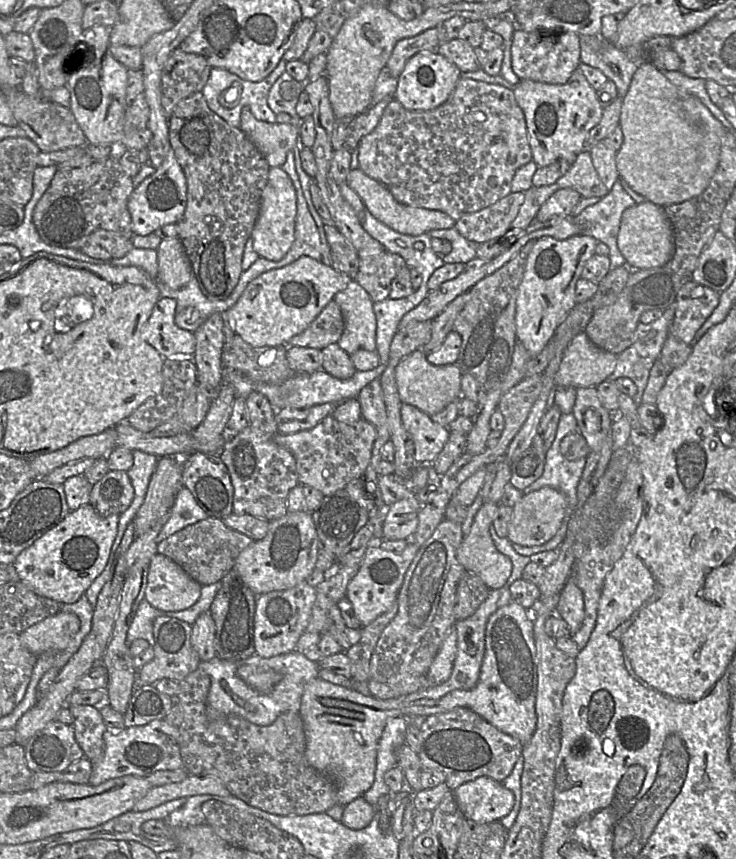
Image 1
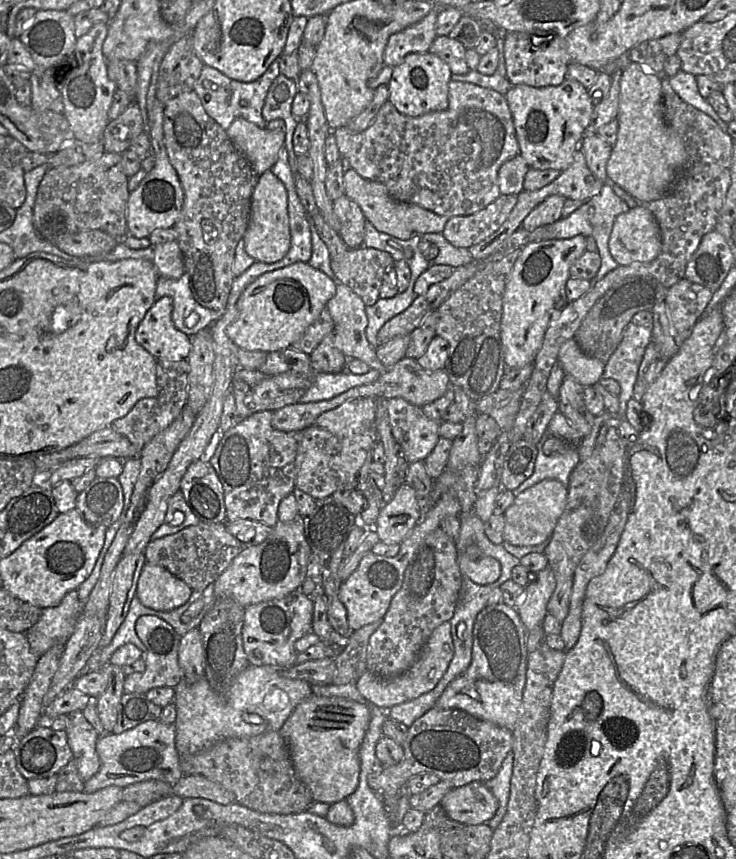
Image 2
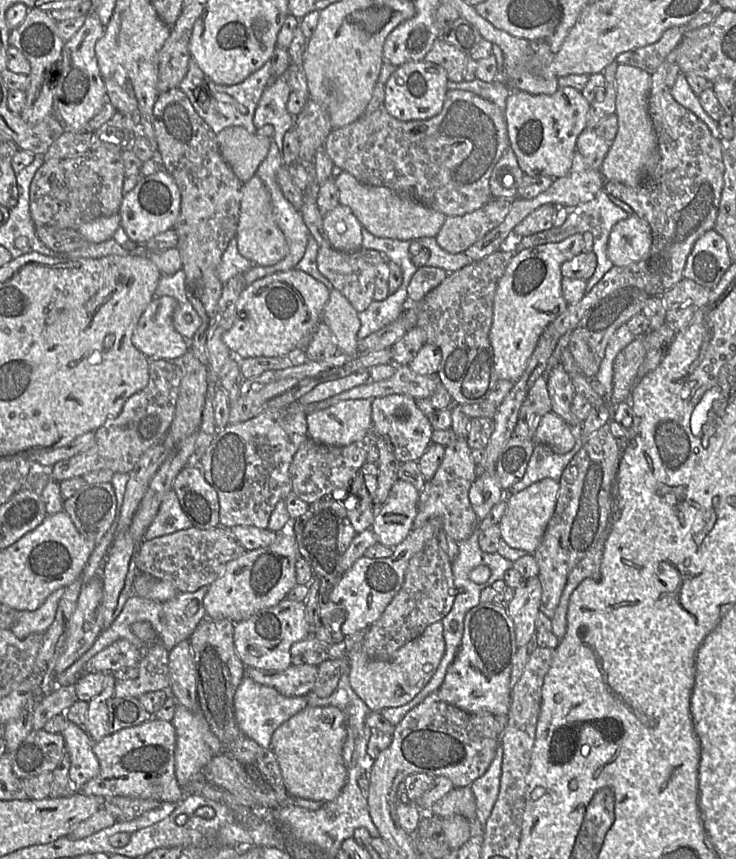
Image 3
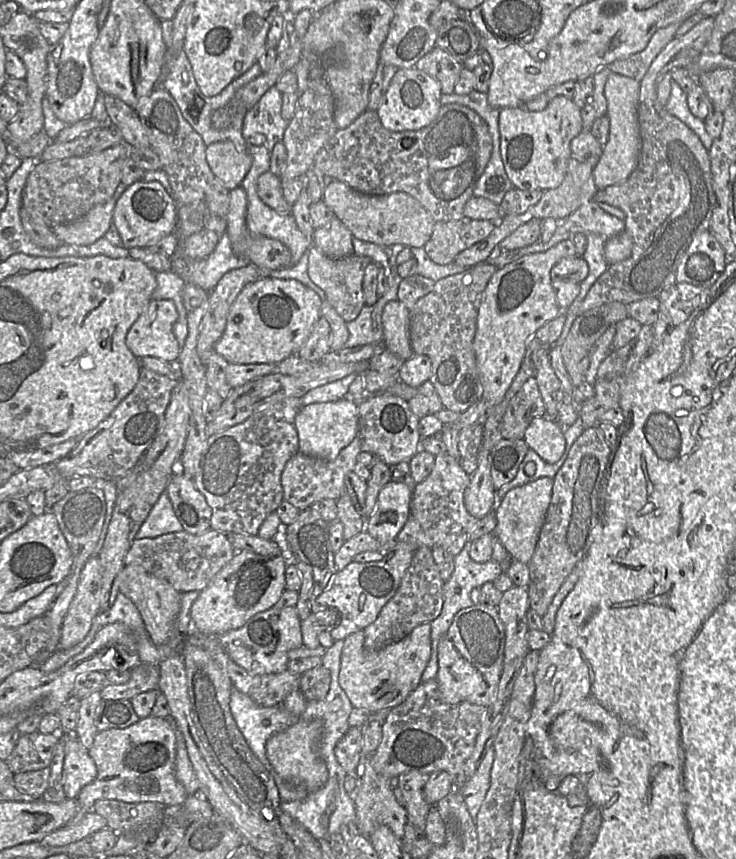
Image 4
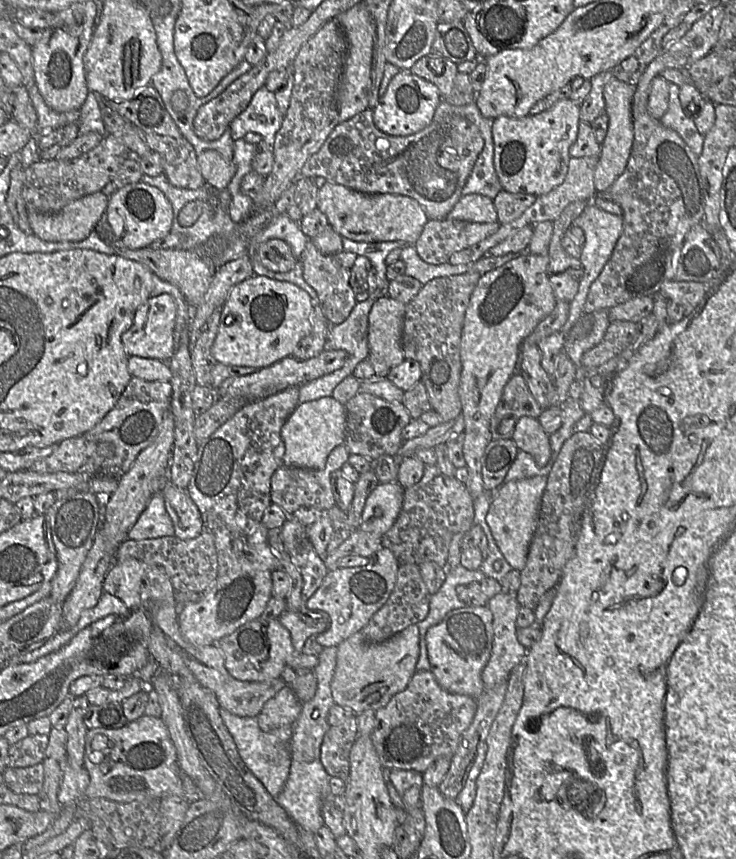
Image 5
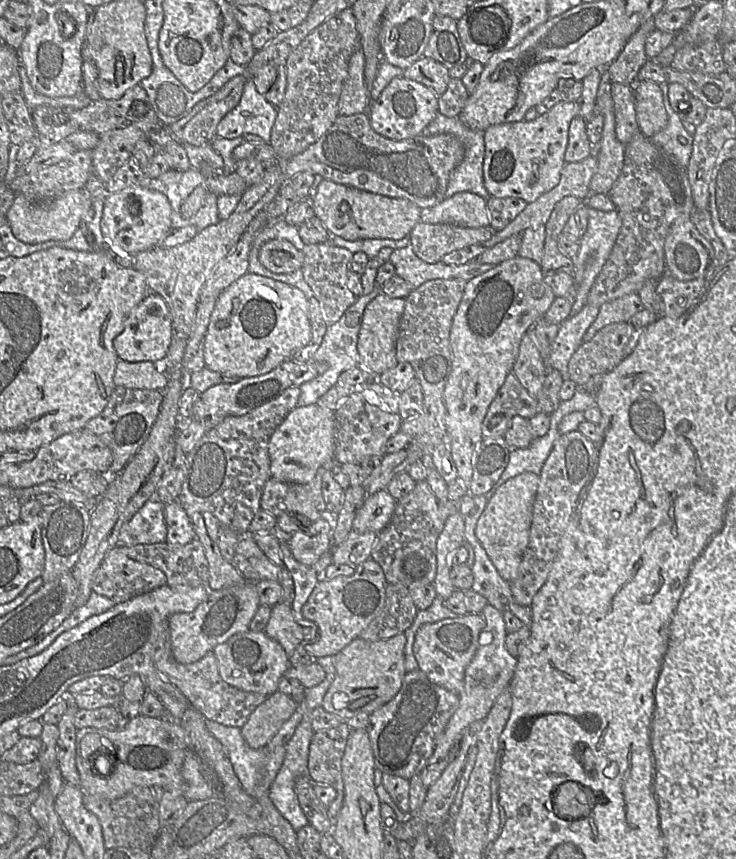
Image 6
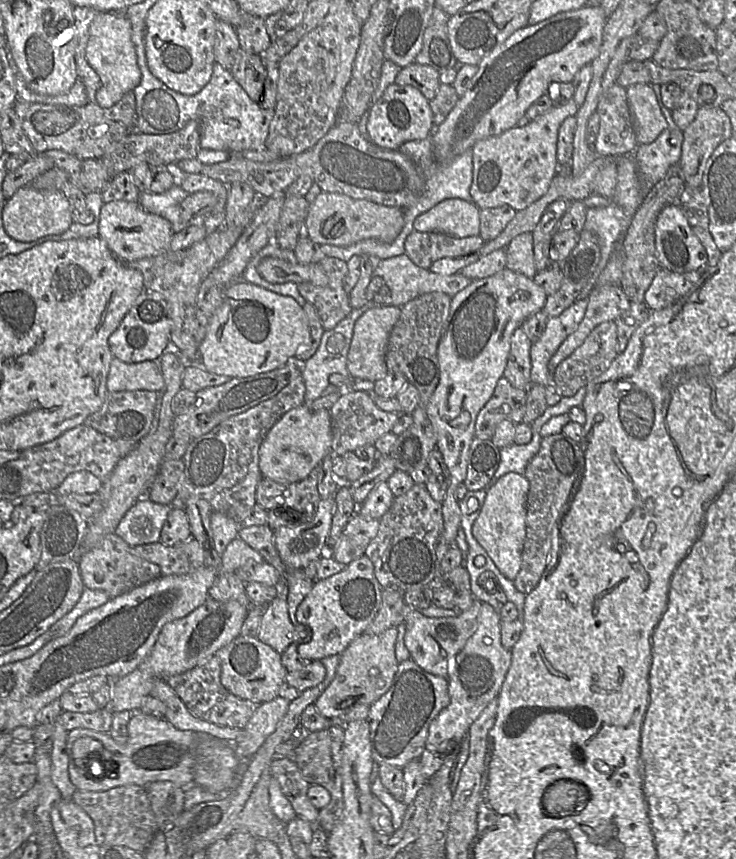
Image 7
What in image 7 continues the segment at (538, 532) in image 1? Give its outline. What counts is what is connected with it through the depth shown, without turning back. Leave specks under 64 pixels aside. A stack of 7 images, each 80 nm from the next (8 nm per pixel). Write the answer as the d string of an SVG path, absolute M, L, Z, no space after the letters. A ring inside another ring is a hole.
M508 473L487 488L480 513L472 526L472 534L485 549L499 571L509 580L517 576L526 538L526 514L529 481L524 474Z

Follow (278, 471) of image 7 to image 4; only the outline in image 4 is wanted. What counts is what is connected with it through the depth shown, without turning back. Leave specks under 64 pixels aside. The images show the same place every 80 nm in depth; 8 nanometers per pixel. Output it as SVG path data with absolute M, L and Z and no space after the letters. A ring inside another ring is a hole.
M339 399L304 406L296 415L295 427L299 439L299 452L323 460L334 460L338 453L358 436L358 402Z

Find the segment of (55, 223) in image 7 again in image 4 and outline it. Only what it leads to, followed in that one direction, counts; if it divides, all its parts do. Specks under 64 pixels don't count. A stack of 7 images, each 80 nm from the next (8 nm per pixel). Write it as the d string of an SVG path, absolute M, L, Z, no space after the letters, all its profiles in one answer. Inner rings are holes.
M116 200L92 208L82 218L52 227L57 238L65 245L90 245L104 237L112 226Z

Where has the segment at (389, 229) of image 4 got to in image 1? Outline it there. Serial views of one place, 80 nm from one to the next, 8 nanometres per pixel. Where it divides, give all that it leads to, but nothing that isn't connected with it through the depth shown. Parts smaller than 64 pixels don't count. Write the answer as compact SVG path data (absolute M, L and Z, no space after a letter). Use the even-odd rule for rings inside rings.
M351 169L346 183L359 195L365 207L377 220L401 234L417 236L432 230L452 228L456 223L455 219L444 212L398 202L385 185L370 178L360 169Z

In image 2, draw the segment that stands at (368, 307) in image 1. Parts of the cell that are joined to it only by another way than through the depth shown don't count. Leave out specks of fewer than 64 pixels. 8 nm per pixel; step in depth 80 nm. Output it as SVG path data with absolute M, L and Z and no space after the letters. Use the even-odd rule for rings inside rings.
M336 278L336 292L326 303L334 322L335 346L349 359L356 358L367 363L371 369L378 370L381 374L387 372L389 367L382 364L376 357L374 348L366 337L368 319L366 305L348 286Z

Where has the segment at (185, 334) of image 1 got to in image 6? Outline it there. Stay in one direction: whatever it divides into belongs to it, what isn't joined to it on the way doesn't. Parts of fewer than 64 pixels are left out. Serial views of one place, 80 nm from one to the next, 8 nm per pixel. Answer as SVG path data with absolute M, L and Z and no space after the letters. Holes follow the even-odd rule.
M150 292L132 309L123 331L113 340L119 359L127 362L156 362L166 358L173 337L171 316L166 301L157 293Z

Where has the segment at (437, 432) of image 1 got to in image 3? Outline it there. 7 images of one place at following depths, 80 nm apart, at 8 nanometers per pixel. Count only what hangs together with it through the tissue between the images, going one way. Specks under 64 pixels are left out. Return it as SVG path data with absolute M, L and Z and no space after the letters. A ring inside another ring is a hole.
M389 395L372 400L372 433L382 436L392 446L400 462L417 461L431 444L432 425L416 406L415 399L405 395Z

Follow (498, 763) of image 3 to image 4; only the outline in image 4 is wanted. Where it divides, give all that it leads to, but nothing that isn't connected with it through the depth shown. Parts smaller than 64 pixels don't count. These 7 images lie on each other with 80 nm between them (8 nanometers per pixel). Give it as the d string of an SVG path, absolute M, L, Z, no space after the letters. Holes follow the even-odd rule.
M491 741L487 743L485 754L475 773L461 787L461 796L469 813L475 819L490 787L490 774L495 752Z

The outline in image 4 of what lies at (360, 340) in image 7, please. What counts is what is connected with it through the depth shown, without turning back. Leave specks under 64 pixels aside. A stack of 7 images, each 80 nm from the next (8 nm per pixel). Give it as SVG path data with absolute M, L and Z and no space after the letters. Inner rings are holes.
M401 301L388 302L381 315L382 344L381 348L406 361L414 354L409 340L410 309Z

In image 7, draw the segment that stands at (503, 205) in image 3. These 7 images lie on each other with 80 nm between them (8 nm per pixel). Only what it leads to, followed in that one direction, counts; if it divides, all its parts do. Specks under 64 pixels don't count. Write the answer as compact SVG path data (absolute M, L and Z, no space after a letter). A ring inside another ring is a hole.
M413 231L405 240L405 254L418 267L429 269L437 260L477 251L485 243L481 236L454 237L441 232Z

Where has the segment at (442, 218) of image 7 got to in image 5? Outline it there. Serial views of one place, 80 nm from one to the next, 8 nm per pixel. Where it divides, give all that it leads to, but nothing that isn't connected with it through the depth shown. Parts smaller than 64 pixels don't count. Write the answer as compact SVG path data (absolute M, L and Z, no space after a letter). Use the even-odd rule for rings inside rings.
M480 194L462 195L447 218L476 223L497 221L493 200Z

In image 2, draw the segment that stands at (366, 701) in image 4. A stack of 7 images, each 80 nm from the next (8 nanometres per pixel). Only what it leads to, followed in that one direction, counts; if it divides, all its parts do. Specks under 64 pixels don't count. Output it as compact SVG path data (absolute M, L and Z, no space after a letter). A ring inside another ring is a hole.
M442 623L434 629L421 649L415 663L404 673L393 677L379 677L365 671L355 682L360 694L374 707L388 710L431 691L446 673L454 654L451 624Z

